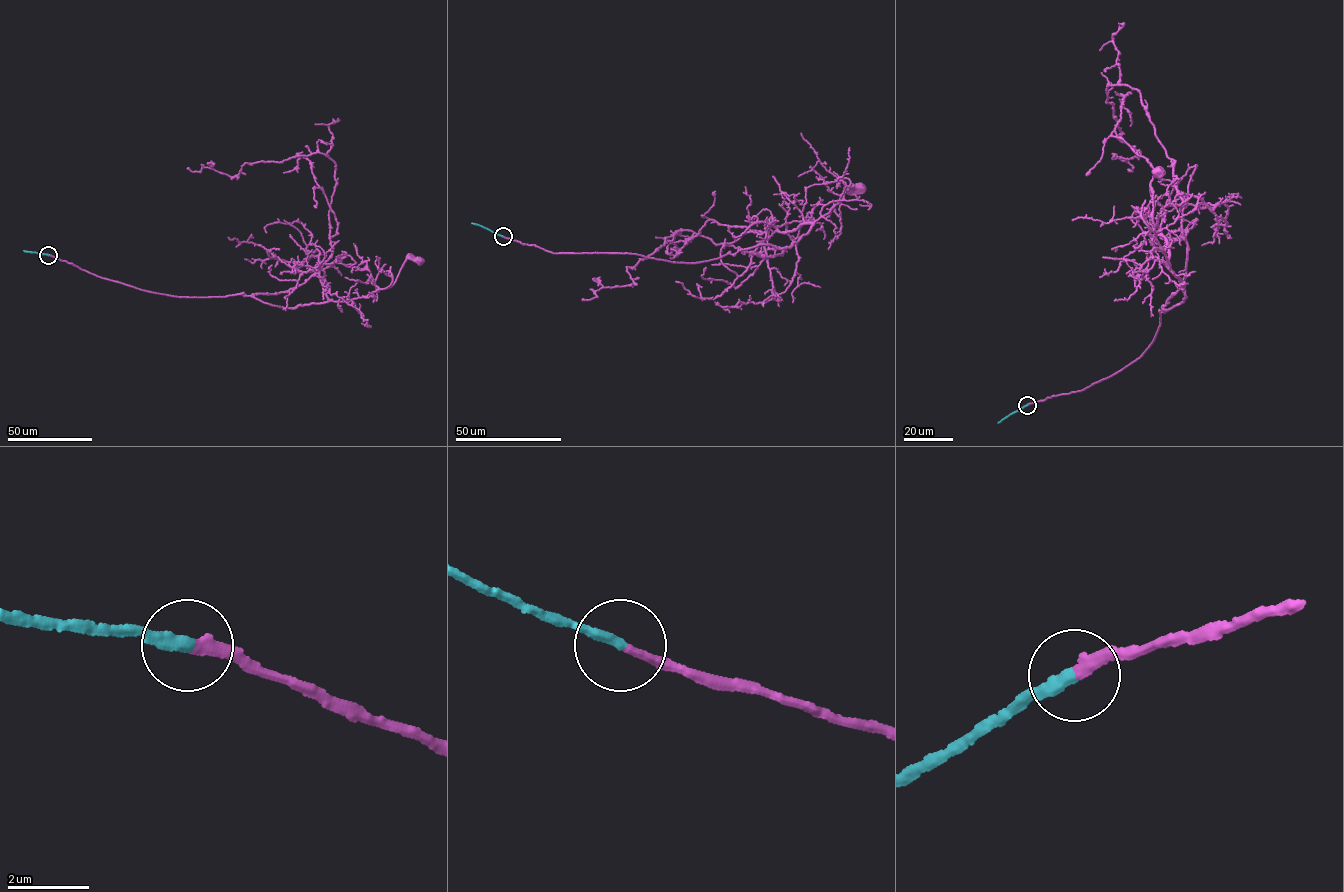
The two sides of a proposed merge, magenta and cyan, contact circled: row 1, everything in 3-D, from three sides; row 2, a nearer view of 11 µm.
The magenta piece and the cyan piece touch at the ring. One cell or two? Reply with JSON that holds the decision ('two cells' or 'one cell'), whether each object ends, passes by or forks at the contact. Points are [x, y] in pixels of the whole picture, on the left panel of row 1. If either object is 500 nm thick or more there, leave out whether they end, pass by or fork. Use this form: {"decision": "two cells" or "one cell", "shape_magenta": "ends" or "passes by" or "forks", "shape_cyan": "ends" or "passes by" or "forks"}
{"decision": "one cell", "shape_magenta": "ends", "shape_cyan": "ends"}

